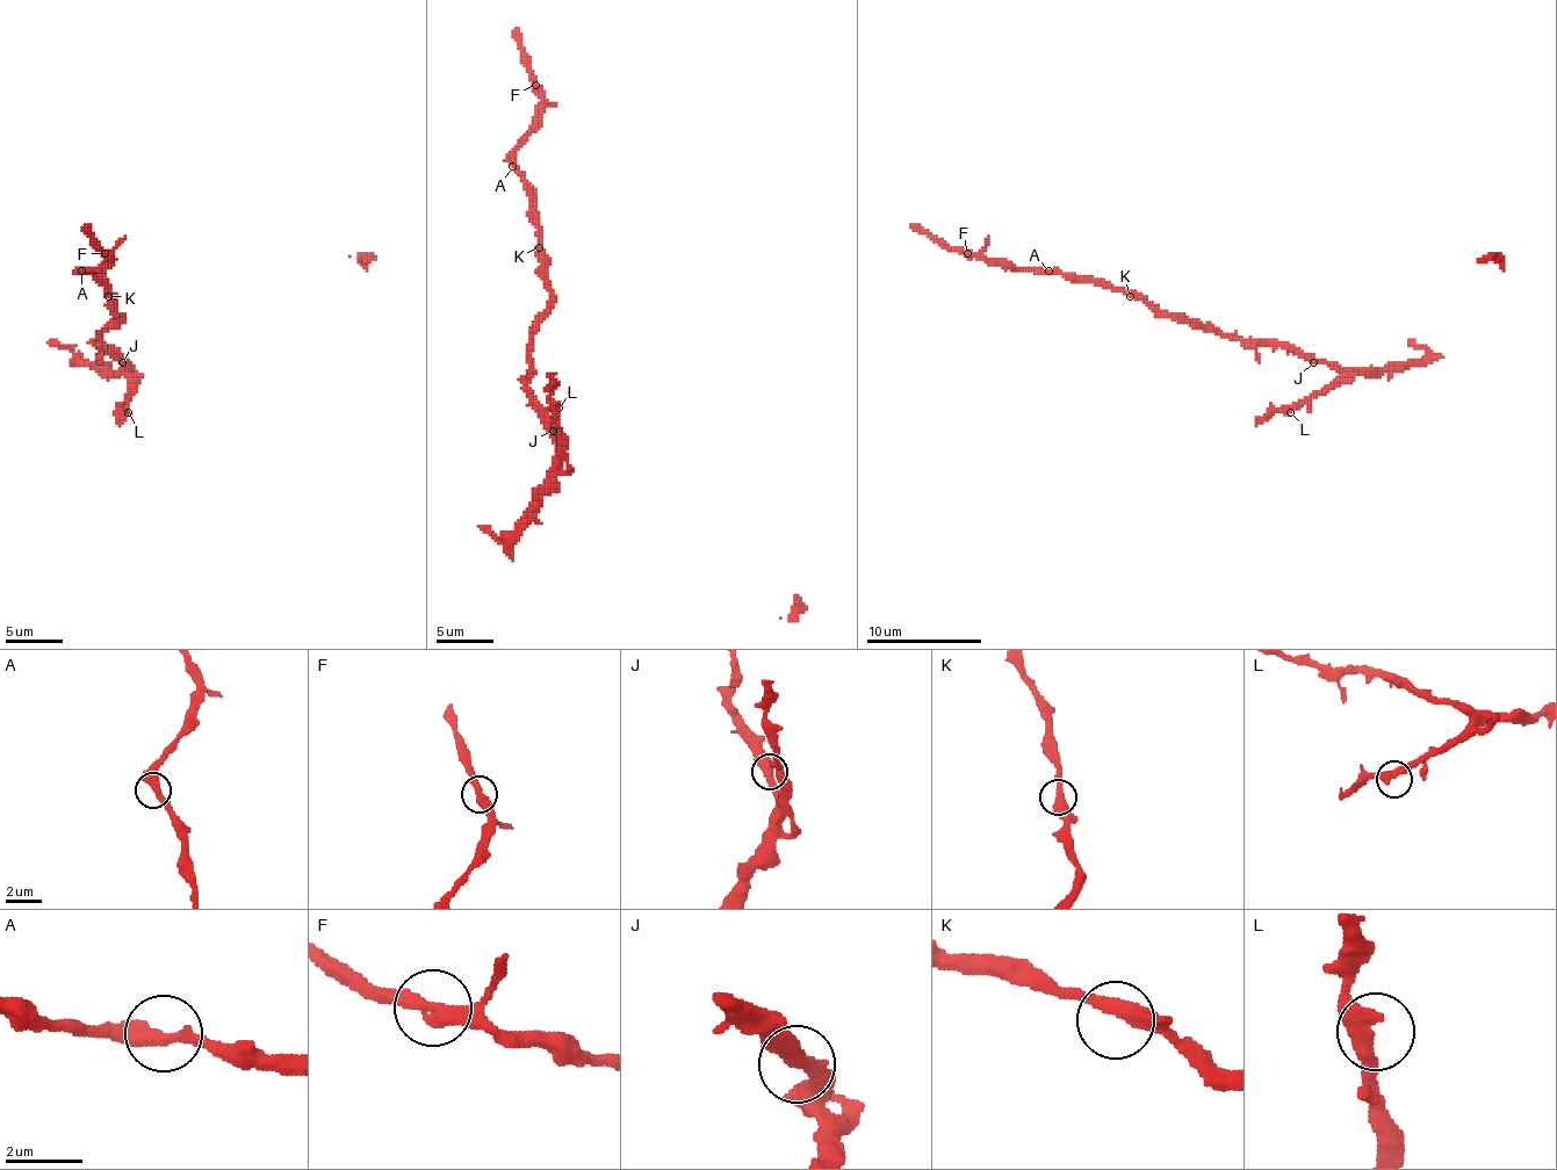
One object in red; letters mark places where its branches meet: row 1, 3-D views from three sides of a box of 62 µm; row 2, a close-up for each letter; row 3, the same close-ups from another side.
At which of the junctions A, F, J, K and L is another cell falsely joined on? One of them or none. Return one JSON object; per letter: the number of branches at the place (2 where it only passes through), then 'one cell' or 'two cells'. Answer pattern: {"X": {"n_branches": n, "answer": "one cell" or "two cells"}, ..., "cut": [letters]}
{"A": {"n_branches": 2, "answer": "one cell"}, "F": {"n_branches": 2, "answer": "one cell"}, "J": {"n_branches": 2, "answer": "one cell"}, "K": {"n_branches": 2, "answer": "one cell"}, "L": {"n_branches": 2, "answer": "one cell"}, "cut": []}

